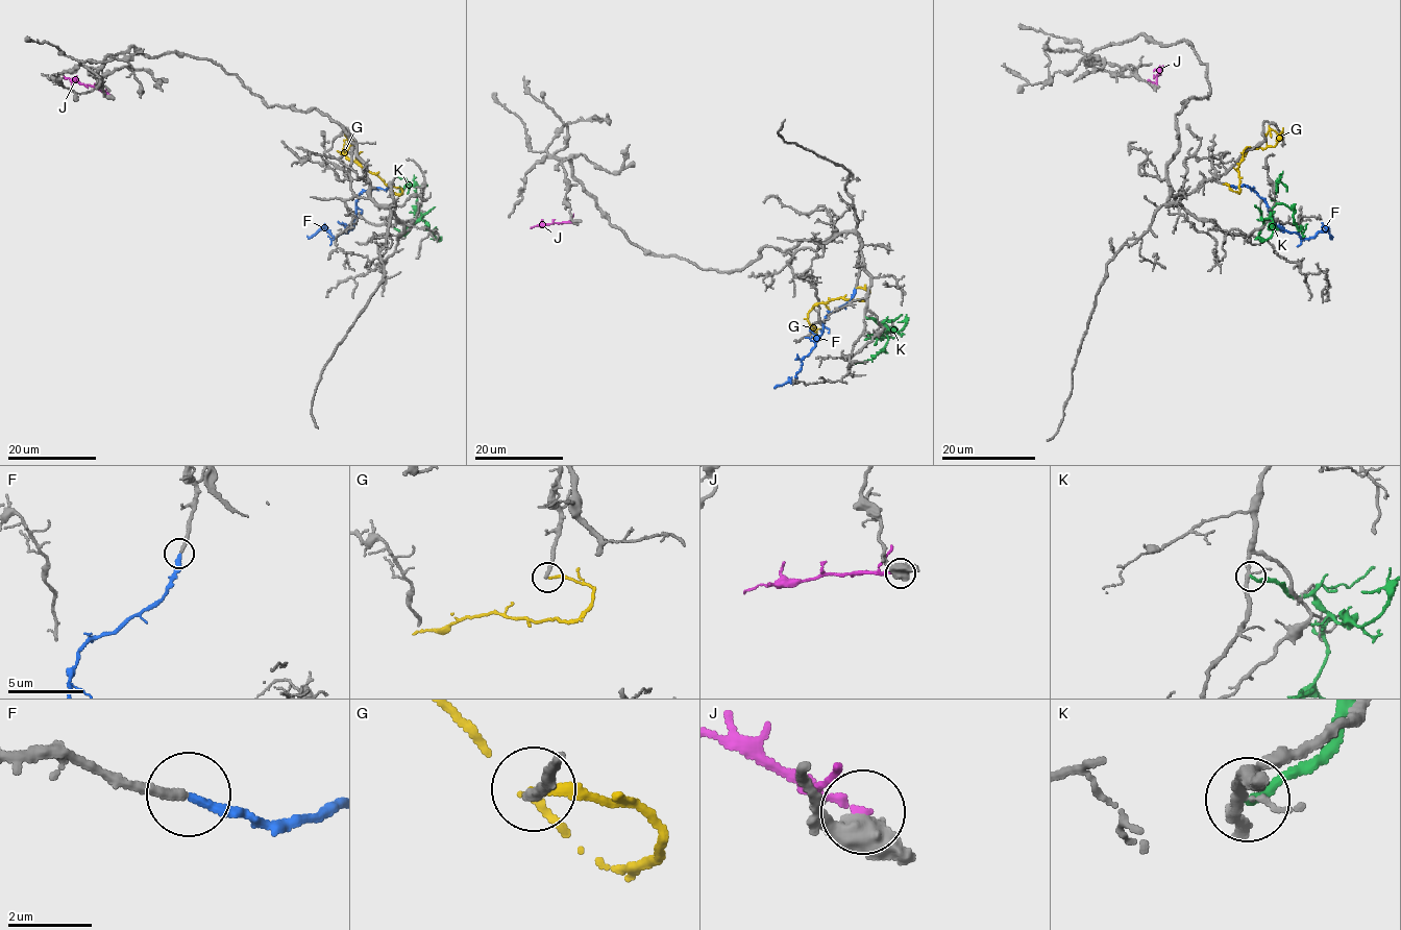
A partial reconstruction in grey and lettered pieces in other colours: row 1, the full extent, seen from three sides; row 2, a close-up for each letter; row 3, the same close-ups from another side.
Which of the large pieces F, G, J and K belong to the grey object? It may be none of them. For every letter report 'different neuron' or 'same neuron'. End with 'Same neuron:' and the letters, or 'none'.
F: same neuron
G: different neuron
J: different neuron
K: different neuron
Same neuron: F

